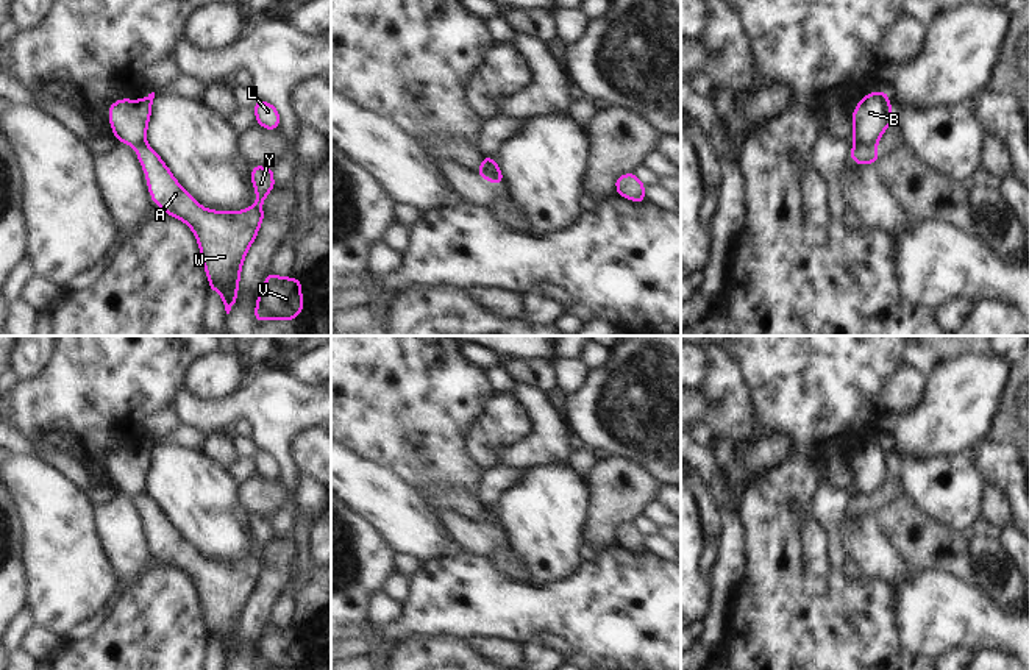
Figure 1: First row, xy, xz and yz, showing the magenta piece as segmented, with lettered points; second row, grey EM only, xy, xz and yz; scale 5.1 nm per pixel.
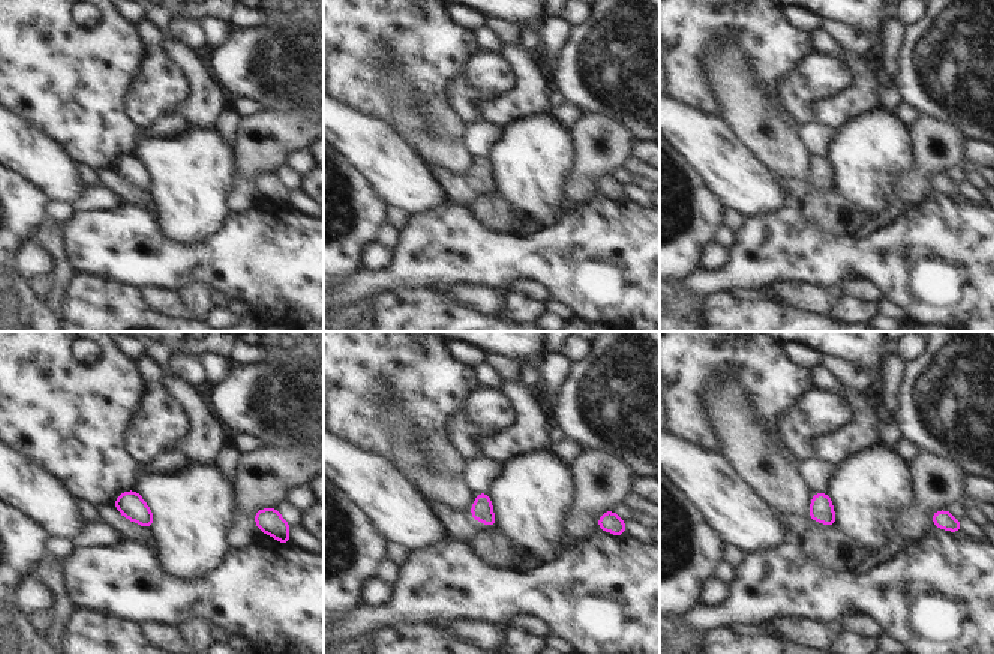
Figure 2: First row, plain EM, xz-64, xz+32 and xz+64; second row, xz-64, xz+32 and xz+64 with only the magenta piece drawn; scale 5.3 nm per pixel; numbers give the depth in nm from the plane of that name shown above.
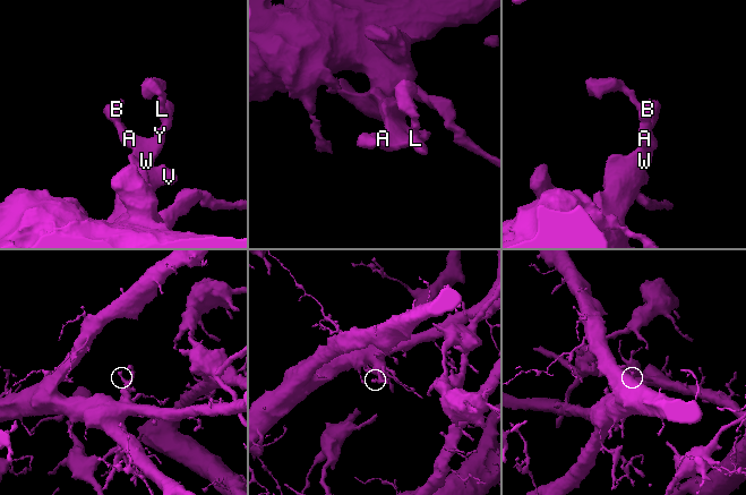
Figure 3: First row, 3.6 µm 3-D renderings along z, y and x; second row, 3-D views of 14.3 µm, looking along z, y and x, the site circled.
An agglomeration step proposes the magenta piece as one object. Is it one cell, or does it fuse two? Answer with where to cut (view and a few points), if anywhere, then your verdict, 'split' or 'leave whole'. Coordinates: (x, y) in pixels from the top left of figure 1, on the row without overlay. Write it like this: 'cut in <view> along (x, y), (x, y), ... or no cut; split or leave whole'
cut in xz along (491, 509), (491, 522), (497, 531); split

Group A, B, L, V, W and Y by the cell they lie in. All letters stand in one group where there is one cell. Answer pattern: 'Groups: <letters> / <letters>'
Groups: A L V W Y / B.

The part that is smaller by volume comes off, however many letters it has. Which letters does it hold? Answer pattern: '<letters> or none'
B

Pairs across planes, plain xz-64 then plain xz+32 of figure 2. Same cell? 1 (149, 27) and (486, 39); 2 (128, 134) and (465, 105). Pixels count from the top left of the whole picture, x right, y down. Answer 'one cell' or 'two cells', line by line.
1: one cell
2: two cells

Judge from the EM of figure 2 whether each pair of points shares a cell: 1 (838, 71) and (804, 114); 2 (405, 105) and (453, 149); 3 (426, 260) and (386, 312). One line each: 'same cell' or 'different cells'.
1: same cell
2: same cell
3: different cells

